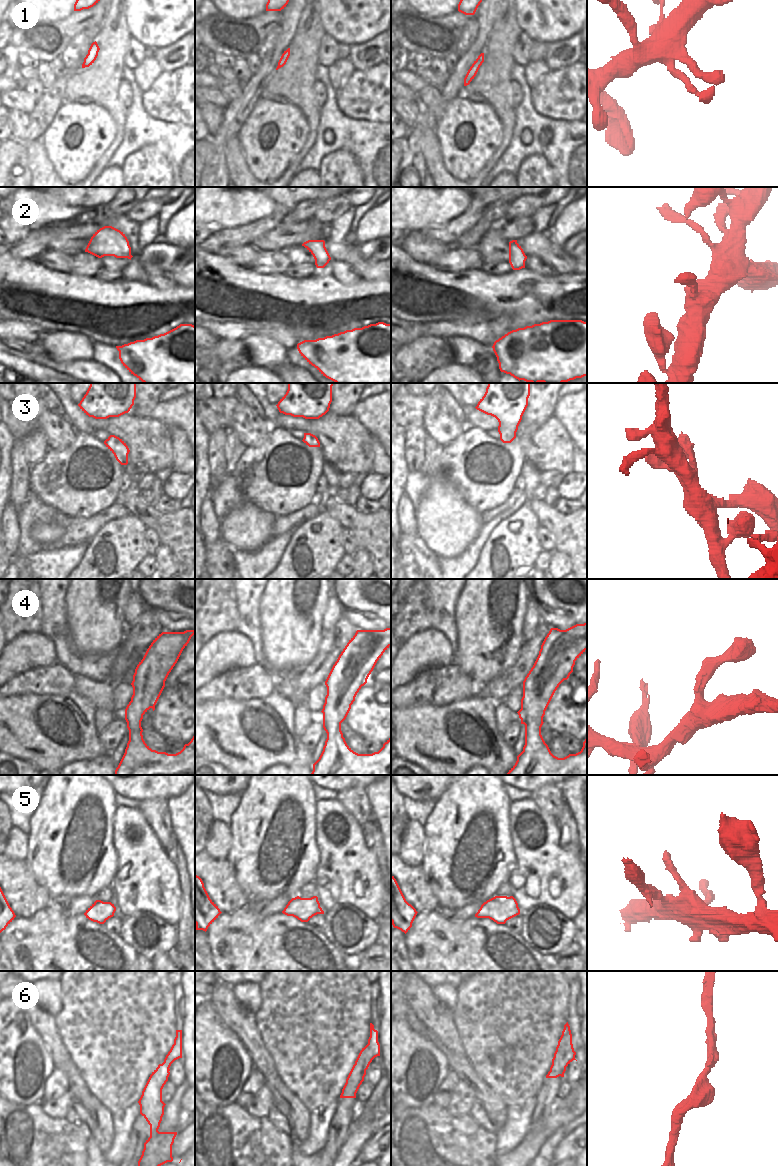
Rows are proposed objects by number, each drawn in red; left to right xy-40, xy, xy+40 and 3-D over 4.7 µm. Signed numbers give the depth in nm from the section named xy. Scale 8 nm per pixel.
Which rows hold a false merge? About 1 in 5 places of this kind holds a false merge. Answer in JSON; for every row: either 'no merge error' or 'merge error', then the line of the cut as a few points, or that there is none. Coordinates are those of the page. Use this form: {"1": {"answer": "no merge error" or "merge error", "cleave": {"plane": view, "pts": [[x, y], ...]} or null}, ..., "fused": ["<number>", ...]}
{"1": {"answer": "no merge error", "cleave": null}, "2": {"answer": "no merge error", "cleave": null}, "3": {"answer": "no merge error", "cleave": null}, "4": {"answer": "no merge error", "cleave": null}, "5": {"answer": "no merge error", "cleave": null}, "6": {"answer": "no merge error", "cleave": null}, "fused": []}

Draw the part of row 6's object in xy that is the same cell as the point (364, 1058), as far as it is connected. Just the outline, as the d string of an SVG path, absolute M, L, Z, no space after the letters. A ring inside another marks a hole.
M370 1023L370 1037L368 1039L368 1044L360 1051L355 1064L346 1079L340 1098L356 1098L356 1093L364 1081L366 1070L372 1060L377 1056L380 1056L378 1031L375 1030L374 1025Z

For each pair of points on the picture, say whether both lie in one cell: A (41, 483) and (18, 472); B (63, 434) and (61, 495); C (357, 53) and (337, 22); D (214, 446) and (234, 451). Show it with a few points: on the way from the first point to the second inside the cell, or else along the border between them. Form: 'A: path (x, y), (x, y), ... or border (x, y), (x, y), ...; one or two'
A: border (29, 467), (29, 489), (31, 491); two
B: border (77, 432), (70, 444), (58, 450), (48, 449); two
C: border (374, 37), (364, 42), (353, 44), (350, 47); two
D: border (229, 430), (224, 446), (226, 472); two

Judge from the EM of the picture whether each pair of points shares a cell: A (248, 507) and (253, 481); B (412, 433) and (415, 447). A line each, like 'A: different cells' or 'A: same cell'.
A: different cells
B: same cell

